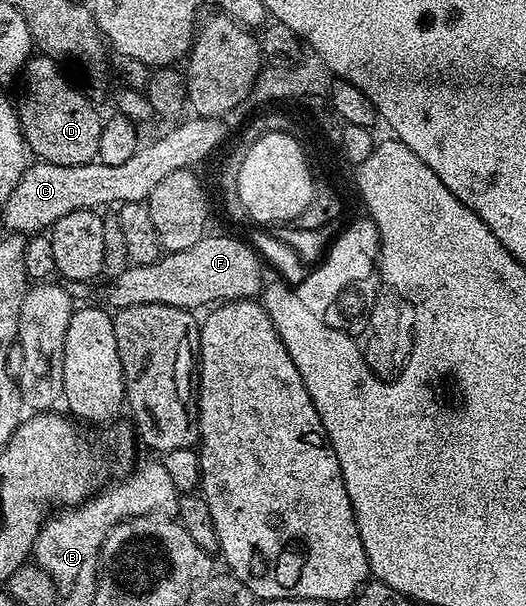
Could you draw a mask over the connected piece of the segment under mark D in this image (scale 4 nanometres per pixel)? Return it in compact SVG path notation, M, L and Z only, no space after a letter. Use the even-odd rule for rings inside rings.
M32 56L27 59L25 78L27 74L27 91L23 94L23 103L18 103L19 129L23 131L23 141L28 151L38 161L62 166L80 166L86 162L98 159L98 144L101 141L101 132L104 119L99 118L90 97L64 71L58 62L46 56Z

